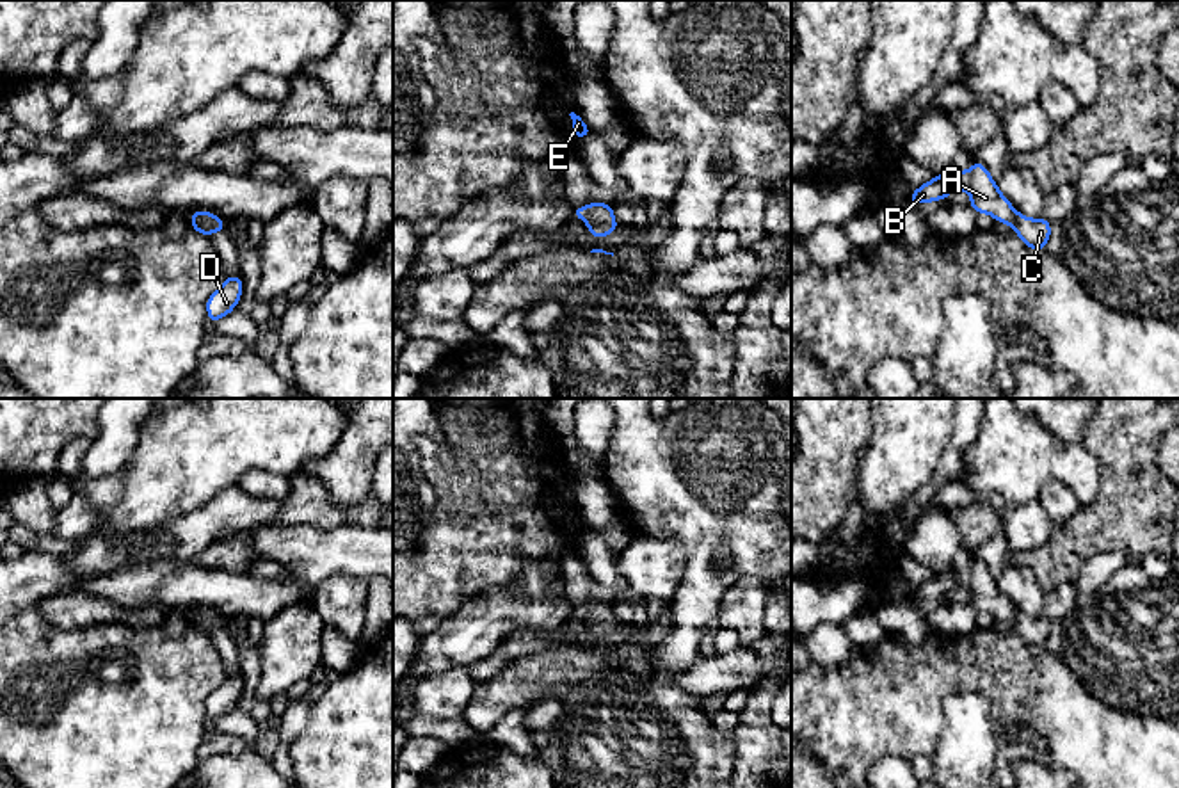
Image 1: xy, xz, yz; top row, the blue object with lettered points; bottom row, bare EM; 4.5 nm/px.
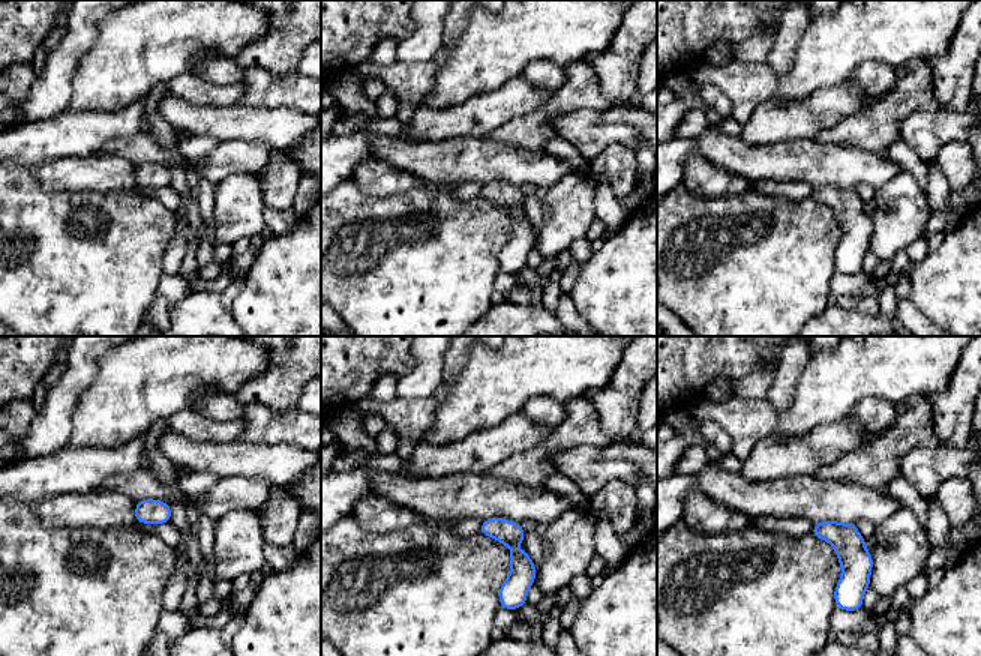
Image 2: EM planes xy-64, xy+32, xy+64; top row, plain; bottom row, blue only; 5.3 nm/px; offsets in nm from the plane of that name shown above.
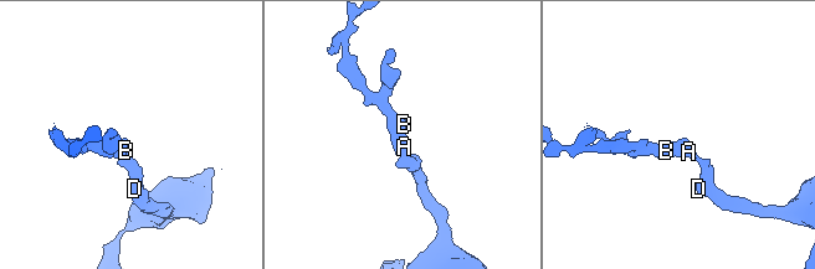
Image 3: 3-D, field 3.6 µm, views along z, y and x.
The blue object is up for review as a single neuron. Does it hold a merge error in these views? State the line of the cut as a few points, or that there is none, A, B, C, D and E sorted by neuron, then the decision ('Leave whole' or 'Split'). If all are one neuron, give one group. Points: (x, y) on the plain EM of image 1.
No split. Groups: A B C D E. Leave whole

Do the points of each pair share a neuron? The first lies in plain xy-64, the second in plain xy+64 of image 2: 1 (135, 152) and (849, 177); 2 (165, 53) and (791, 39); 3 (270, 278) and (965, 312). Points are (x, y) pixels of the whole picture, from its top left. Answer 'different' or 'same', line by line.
1: same
2: different
3: same

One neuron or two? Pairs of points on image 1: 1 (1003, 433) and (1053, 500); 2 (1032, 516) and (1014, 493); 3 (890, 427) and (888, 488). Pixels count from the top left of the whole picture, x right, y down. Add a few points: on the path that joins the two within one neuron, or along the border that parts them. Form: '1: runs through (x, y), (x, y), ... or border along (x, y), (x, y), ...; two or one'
1: border along (1039, 490), (1050, 481), (1060, 481), (1080, 504); two
2: border along (1037, 498), (1026, 504), (1002, 506); two
3: runs through (890, 442), (890, 474); one

